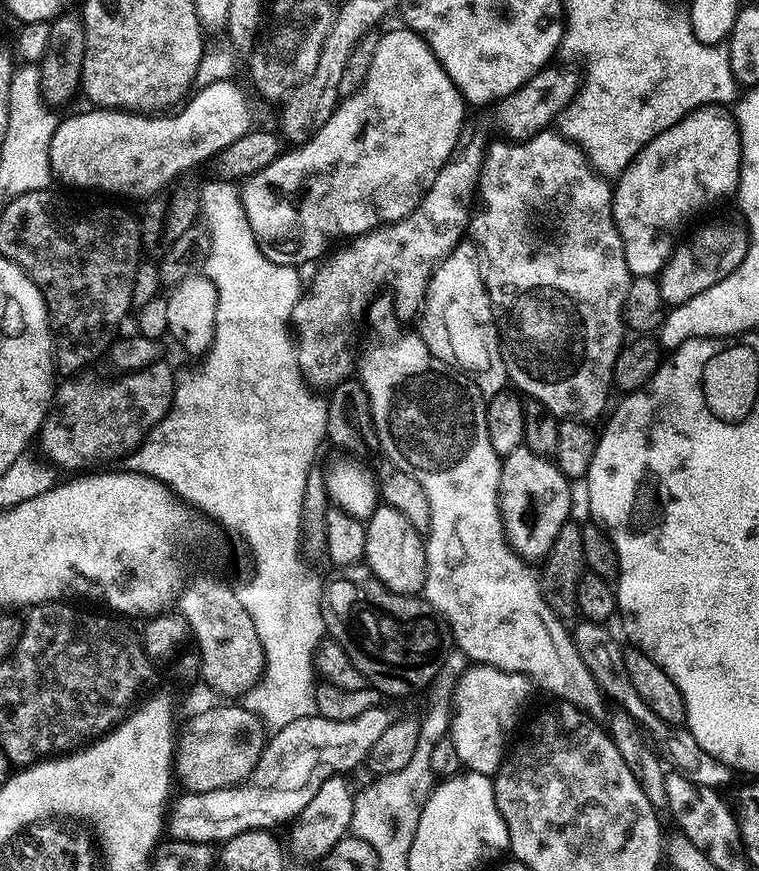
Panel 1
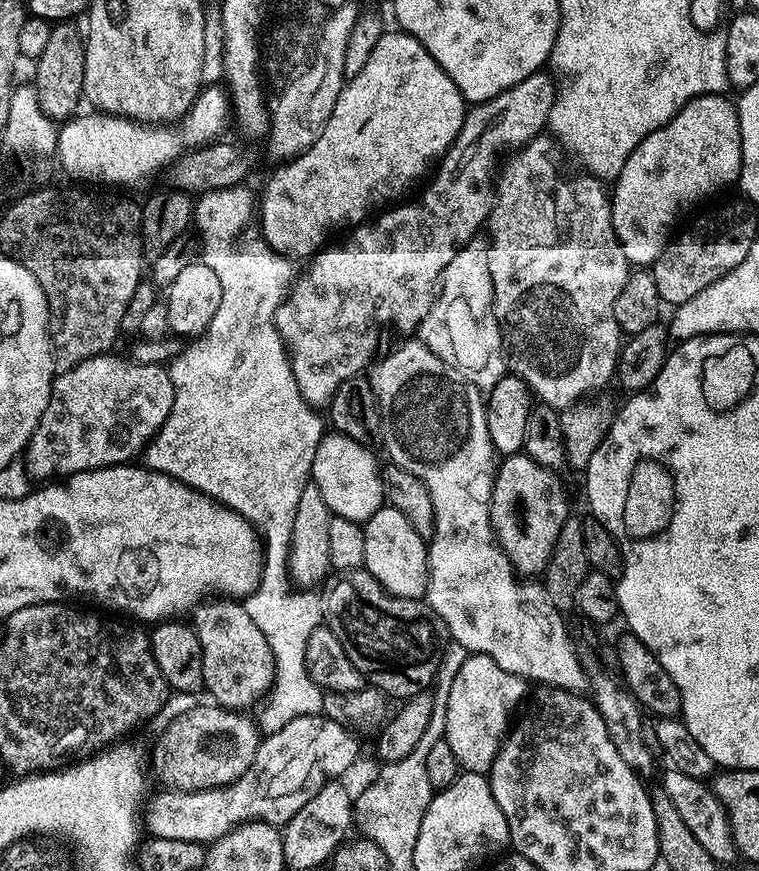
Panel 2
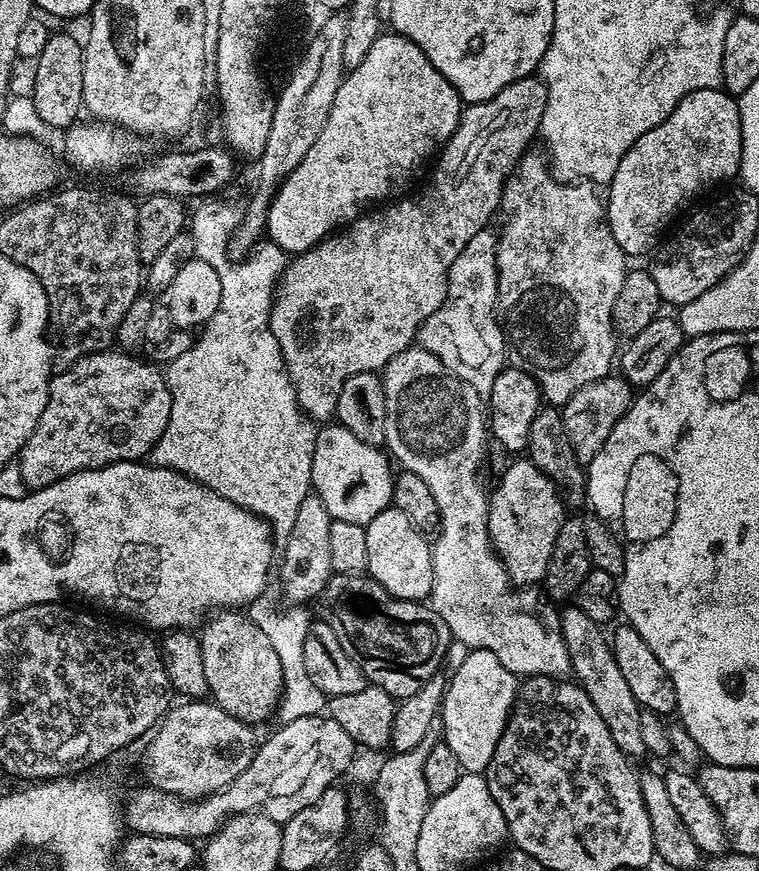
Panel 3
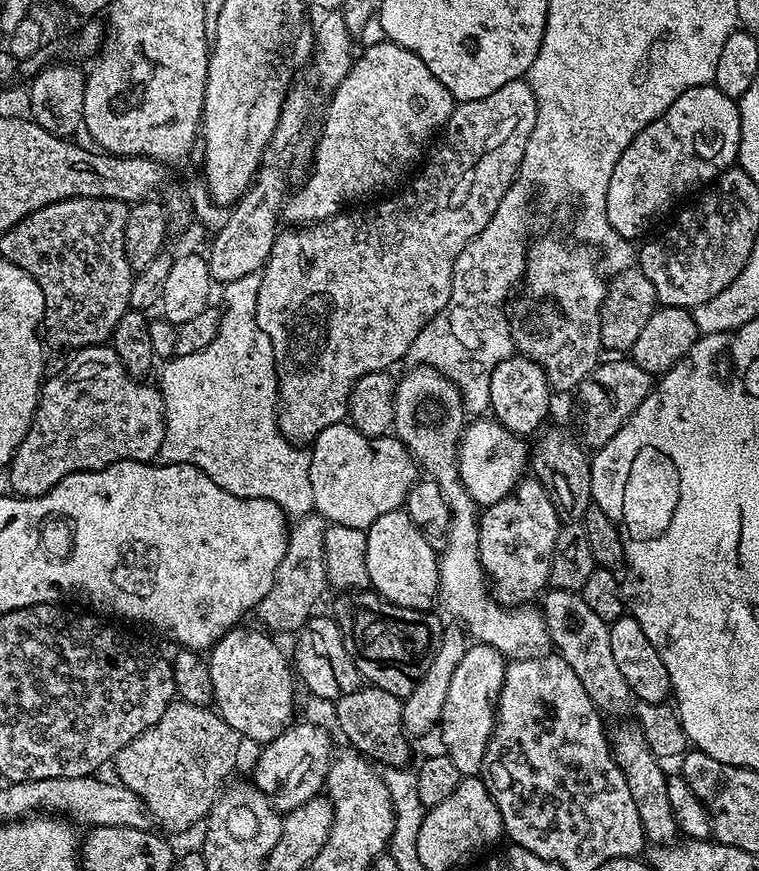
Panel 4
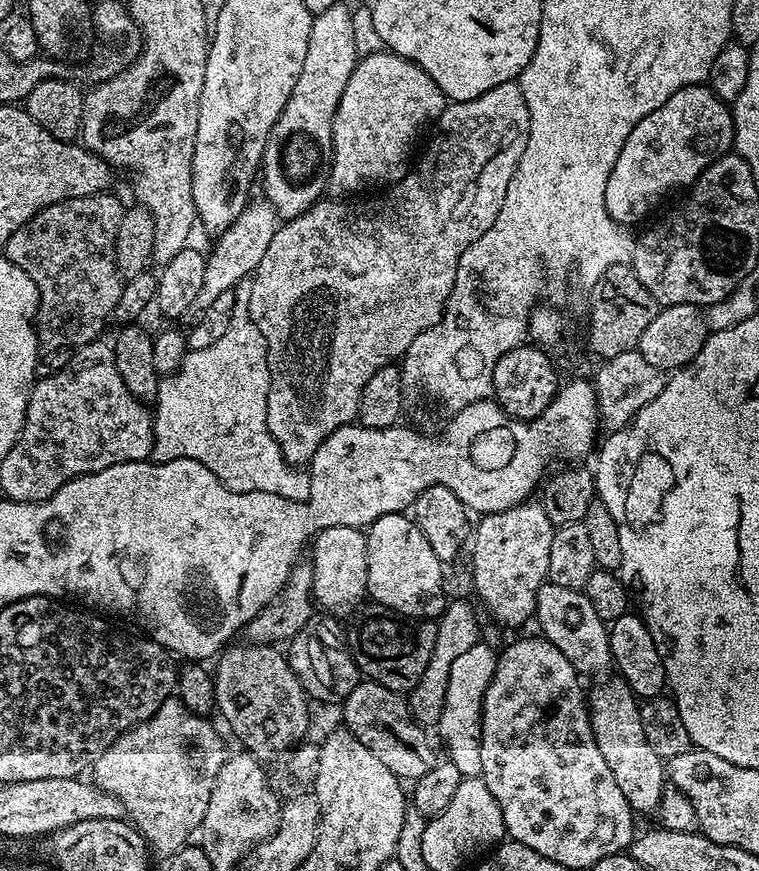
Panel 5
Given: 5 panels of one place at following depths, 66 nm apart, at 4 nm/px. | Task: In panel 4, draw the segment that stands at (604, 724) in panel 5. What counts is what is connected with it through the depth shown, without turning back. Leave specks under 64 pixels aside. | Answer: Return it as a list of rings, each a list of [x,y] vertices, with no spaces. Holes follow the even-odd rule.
[[[620,722],[616,729],[611,729],[610,743],[612,756],[618,762],[626,782],[630,786],[630,794],[634,794],[634,802],[638,806],[638,818],[642,822],[645,841],[649,845],[670,844],[677,839],[676,819],[668,797],[668,776],[663,772],[661,761],[646,746],[646,738],[640,725],[635,722]]]

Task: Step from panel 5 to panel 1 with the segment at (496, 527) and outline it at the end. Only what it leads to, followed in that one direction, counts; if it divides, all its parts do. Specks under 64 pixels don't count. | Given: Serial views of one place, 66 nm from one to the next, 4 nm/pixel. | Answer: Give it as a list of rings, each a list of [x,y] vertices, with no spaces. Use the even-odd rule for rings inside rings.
[[[521,446],[509,456],[503,457],[500,466],[500,517],[504,523],[504,533],[508,542],[520,556],[530,562],[543,561],[548,555],[550,546],[554,546],[554,538],[558,538],[558,530],[569,523],[572,512],[572,488],[568,477],[560,473],[560,468],[547,455],[535,452],[530,447]]]

